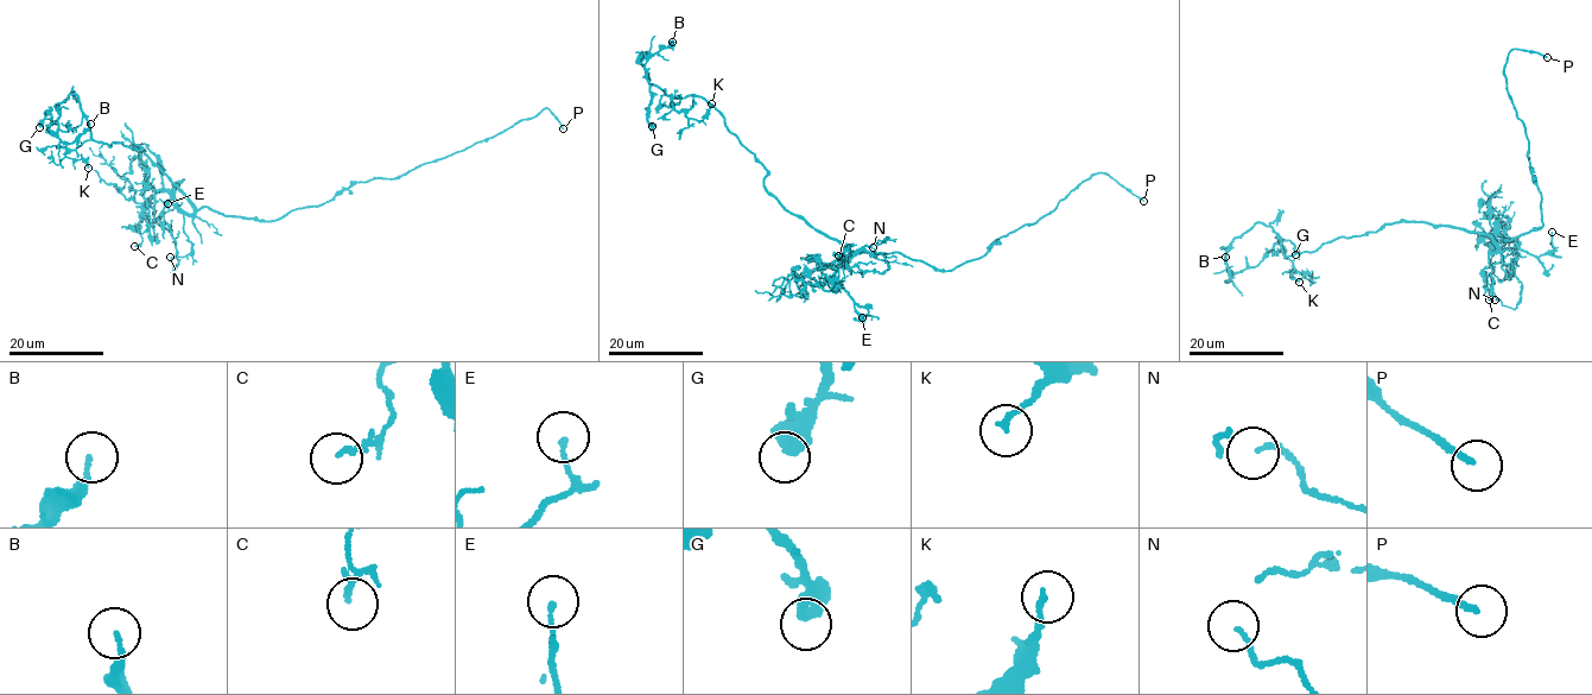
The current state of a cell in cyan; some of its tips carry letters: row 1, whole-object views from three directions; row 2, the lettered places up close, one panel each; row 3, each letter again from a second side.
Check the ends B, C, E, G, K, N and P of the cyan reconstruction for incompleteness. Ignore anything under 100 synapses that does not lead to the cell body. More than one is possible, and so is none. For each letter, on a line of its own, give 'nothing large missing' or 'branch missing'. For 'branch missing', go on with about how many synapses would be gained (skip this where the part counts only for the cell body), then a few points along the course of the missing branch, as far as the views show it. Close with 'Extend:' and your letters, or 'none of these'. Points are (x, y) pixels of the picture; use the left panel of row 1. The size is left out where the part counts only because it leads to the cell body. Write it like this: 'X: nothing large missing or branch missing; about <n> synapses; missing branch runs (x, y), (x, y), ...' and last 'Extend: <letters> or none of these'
B: nothing large missing
C: nothing large missing
E: nothing large missing
G: nothing large missing
K: nothing large missing
N: nothing large missing
P: branch missing
Extend: P

